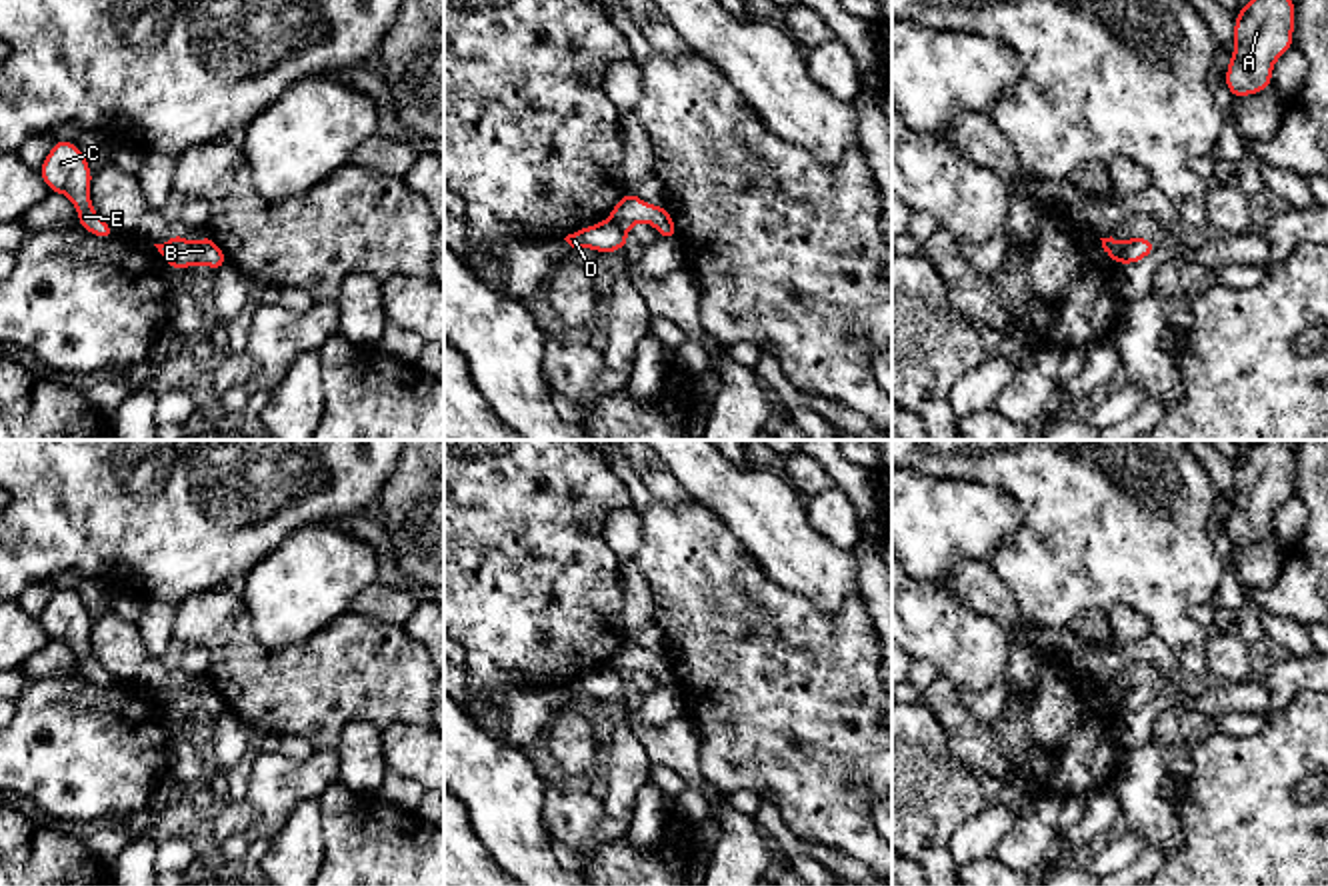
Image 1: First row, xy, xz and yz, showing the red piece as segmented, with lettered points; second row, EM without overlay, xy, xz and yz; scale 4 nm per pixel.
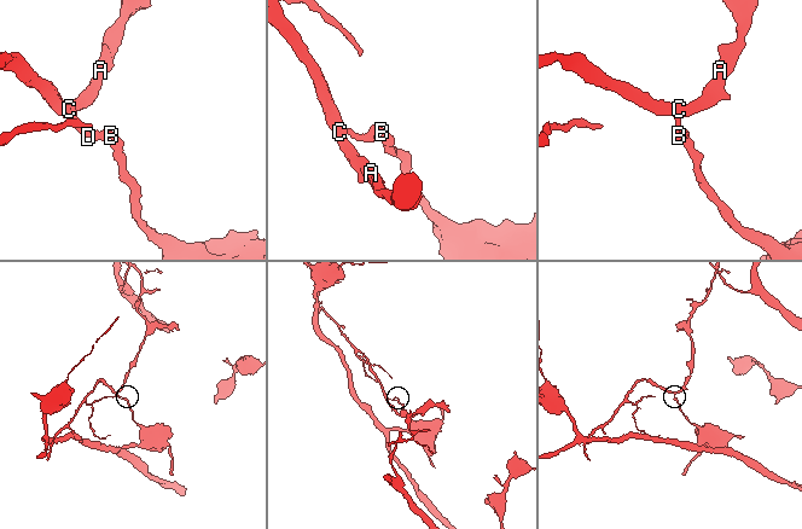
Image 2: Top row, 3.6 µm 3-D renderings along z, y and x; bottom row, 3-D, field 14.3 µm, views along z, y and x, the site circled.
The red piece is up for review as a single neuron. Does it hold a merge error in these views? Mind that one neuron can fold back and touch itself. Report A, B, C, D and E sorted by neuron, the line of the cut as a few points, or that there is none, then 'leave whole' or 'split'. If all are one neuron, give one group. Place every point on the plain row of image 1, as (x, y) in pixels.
A C D E / B; cut in yz along (1120, 690), (1122, 710); split

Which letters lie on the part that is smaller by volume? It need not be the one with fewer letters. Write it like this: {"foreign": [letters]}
{"foreign": ["A", "C", "D", "E"]}

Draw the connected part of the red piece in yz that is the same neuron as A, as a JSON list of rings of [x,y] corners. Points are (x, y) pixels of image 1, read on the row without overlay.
[[[1260,440],[1234,470],[1236,494],[1224,524],[1234,548],[1272,532],[1274,510],[1294,494],[1294,448],[1286,440]]]

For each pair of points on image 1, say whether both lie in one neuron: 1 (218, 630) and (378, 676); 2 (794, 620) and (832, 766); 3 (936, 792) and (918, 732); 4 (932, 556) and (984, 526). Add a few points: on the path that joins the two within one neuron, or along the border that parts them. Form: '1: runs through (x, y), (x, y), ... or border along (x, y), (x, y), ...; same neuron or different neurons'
1: runs through (258, 670), (264, 676), (338, 676); same neuron
2: runs through (800, 656), (818, 730); same neuron
3: runs through (922, 778), (918, 774), (918, 746); same neuron
4: runs through (944, 544), (962, 526), (972, 526); same neuron

